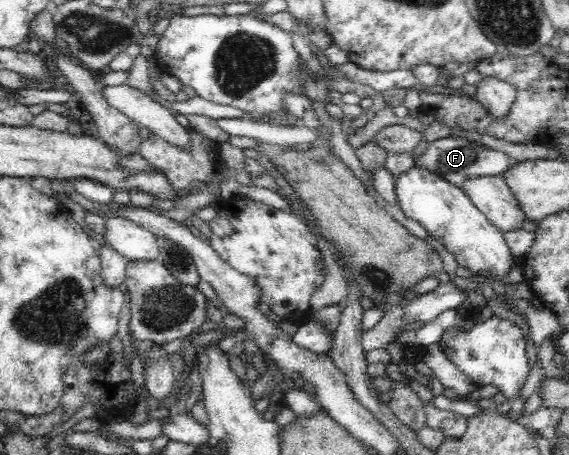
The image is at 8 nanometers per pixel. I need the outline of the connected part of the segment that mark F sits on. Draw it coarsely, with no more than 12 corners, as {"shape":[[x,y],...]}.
{"shape":[[445,137],[414,162],[463,190],[467,178],[504,174],[509,156]]}

